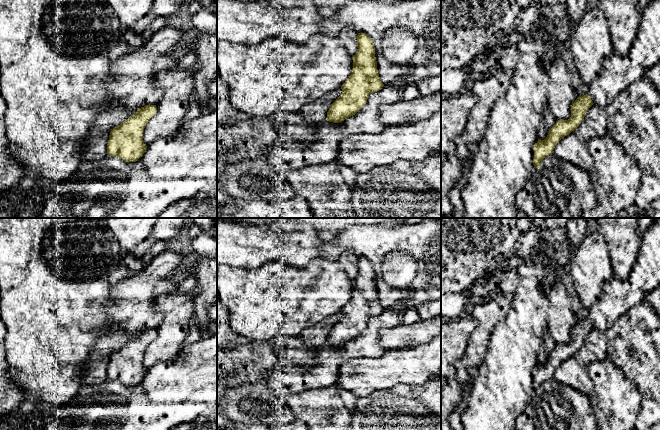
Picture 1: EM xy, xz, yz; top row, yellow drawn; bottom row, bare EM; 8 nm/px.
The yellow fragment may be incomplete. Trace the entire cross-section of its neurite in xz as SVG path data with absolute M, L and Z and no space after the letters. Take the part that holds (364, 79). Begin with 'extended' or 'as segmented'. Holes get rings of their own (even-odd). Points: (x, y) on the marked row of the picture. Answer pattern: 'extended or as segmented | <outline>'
as segmented | M365 33L357 35L358 51L353 55L353 68L349 78L341 86L342 94L331 104L327 121L339 123L355 115L367 102L368 96L382 89L375 47Z

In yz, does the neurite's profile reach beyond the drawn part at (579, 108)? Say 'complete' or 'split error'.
split error

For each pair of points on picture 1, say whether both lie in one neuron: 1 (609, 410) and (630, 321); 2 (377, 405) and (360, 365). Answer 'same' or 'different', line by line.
1: different
2: different

